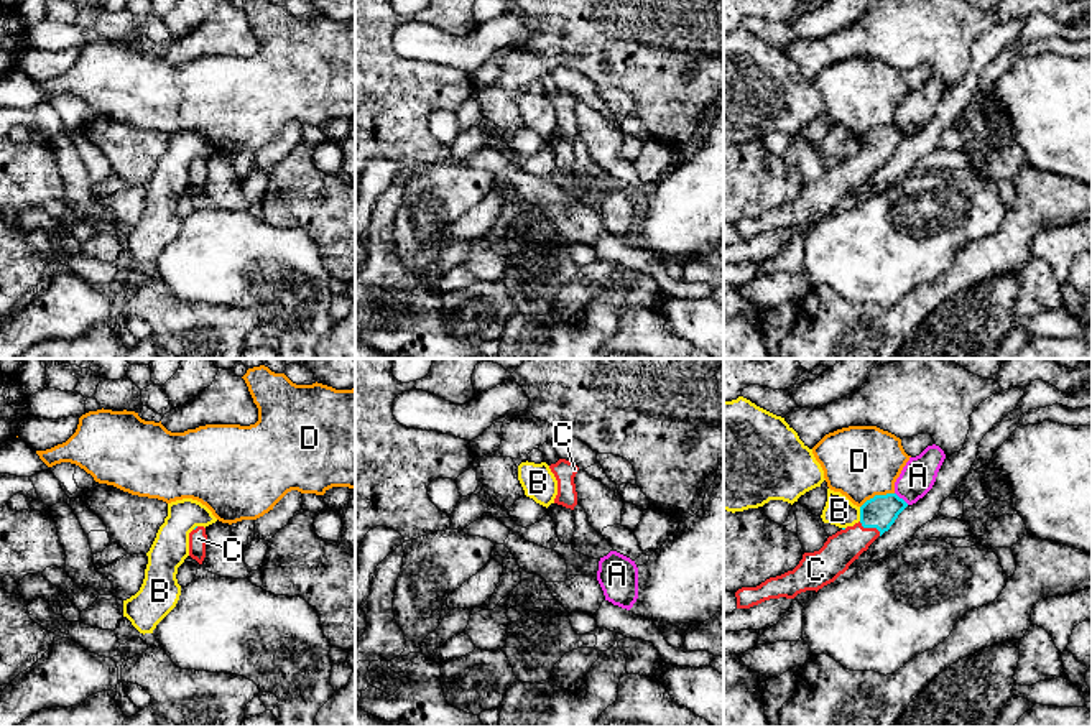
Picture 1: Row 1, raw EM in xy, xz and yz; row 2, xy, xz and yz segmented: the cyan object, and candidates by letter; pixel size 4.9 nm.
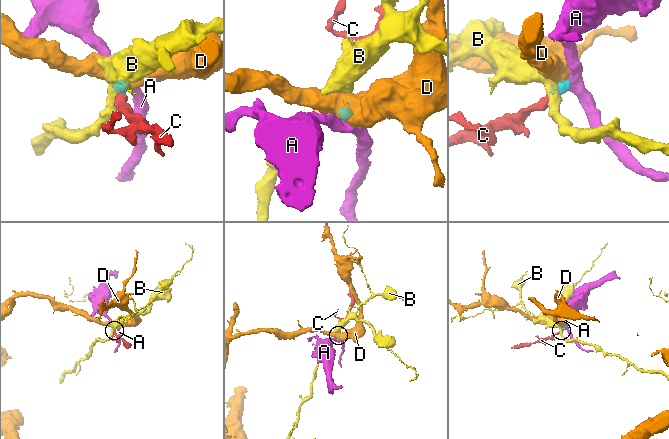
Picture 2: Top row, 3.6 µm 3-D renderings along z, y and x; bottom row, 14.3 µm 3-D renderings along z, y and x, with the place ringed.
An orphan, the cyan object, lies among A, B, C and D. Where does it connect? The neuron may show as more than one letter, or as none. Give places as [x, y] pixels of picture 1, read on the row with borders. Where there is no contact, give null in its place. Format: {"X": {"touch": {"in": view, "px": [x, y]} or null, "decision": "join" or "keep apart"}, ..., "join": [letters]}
{"A": {"touch": {"in": "yz", "px": [902, 499]}, "decision": "keep apart"}, "B": {"touch": {"in": "yz", "px": [860, 513]}, "decision": "keep apart"}, "C": {"touch": {"in": "yz", "px": [870, 527]}, "decision": "join"}, "D": {"touch": {"in": "yz", "px": [877, 495]}, "decision": "keep apart"}, "join": ["C"]}

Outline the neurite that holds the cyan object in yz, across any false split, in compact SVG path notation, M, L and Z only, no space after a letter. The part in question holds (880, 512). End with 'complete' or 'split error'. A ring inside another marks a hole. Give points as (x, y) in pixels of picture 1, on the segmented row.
M896 493L875 495L860 507L860 521L829 536L814 553L804 553L799 564L757 587L735 592L737 609L750 609L770 599L794 599L806 590L819 590L844 574L868 546L895 523L908 503Z; split error

